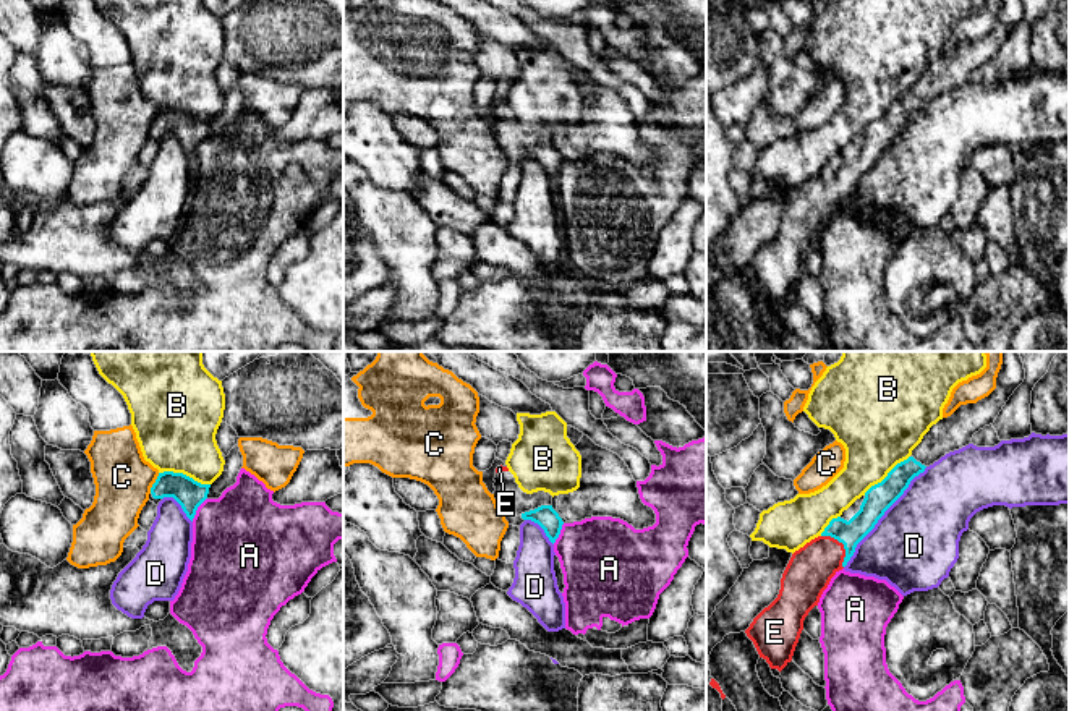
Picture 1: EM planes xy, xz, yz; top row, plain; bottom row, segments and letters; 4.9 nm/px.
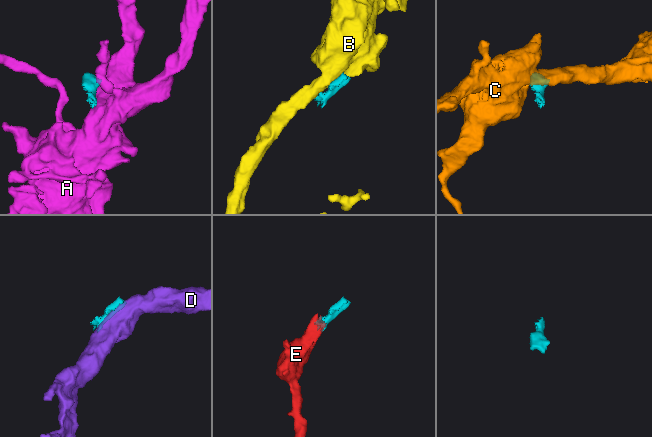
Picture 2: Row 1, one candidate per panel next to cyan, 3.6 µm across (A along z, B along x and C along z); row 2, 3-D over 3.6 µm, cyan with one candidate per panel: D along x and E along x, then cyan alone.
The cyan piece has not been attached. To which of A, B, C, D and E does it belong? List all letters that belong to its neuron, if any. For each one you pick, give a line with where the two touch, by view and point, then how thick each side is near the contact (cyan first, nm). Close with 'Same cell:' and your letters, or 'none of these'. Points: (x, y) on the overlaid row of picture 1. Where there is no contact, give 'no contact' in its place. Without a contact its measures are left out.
E: yz (844, 546) | 120/220 nm
Same cell: E

